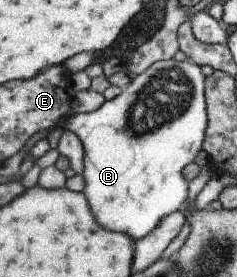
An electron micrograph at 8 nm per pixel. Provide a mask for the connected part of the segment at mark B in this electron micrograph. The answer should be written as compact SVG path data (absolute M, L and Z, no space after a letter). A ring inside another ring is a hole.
M174 59L160 62L156 61L150 64L144 72L136 76L130 76L125 80L125 84L121 87L120 94L110 100L105 100L96 110L87 113L74 113L66 120L64 129L73 132L78 137L78 140L80 140L83 148L83 172L81 175L83 176L84 186L81 192L87 200L90 212L102 228L117 233L124 233L135 242L138 239L142 239L143 236L148 235L150 231L153 231L156 228L156 223L159 223L160 219L185 206L184 199L186 198L186 192L188 192L186 189L186 183L188 181L184 180L182 170L188 163L192 163L192 159L201 149L204 131L207 125L203 91L204 79L205 76L202 75L200 67L190 61L175 61Z

